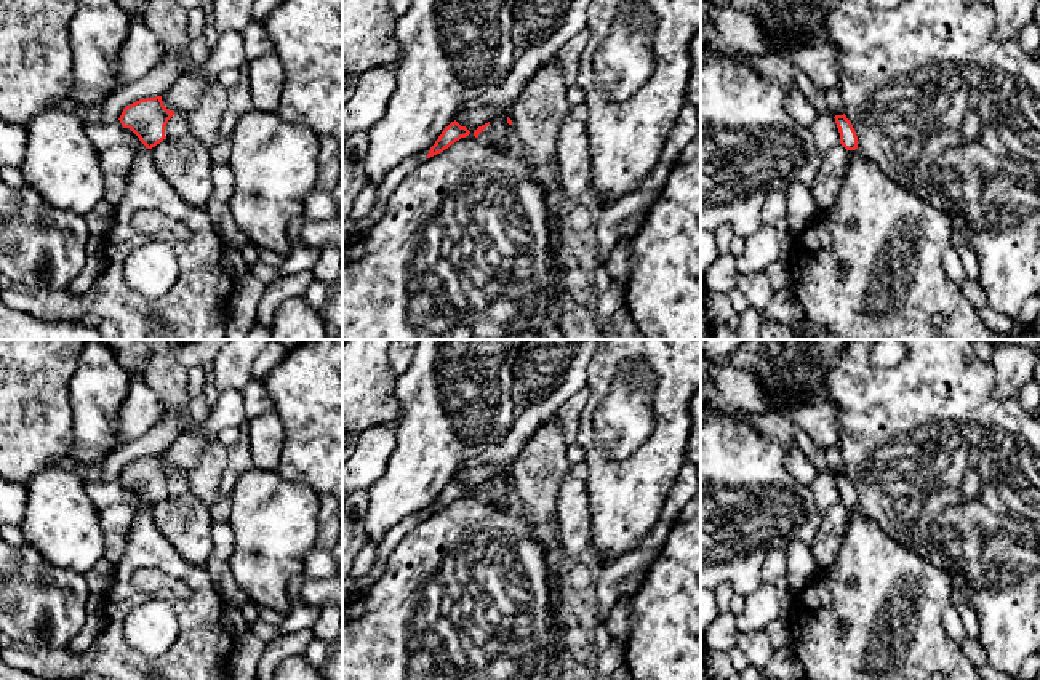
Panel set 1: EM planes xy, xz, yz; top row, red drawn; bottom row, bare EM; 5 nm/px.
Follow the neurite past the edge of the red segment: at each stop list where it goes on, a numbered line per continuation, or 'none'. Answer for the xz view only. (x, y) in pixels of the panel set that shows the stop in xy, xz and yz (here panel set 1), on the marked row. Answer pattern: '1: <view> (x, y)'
none

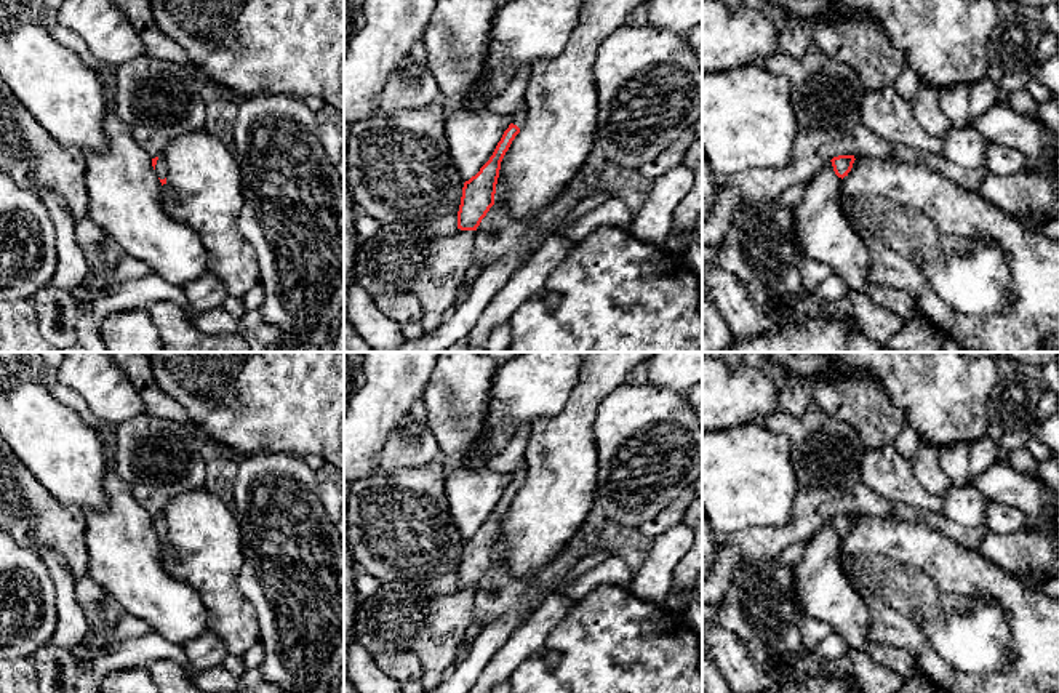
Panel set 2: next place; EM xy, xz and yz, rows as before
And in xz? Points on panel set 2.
1: xz (520, 117)

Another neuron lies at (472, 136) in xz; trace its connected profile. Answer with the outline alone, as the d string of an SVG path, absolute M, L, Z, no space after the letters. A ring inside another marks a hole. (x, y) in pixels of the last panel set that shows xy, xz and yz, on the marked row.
M451 110L445 118L445 136L453 163L464 181L490 160L514 115L477 110Z

